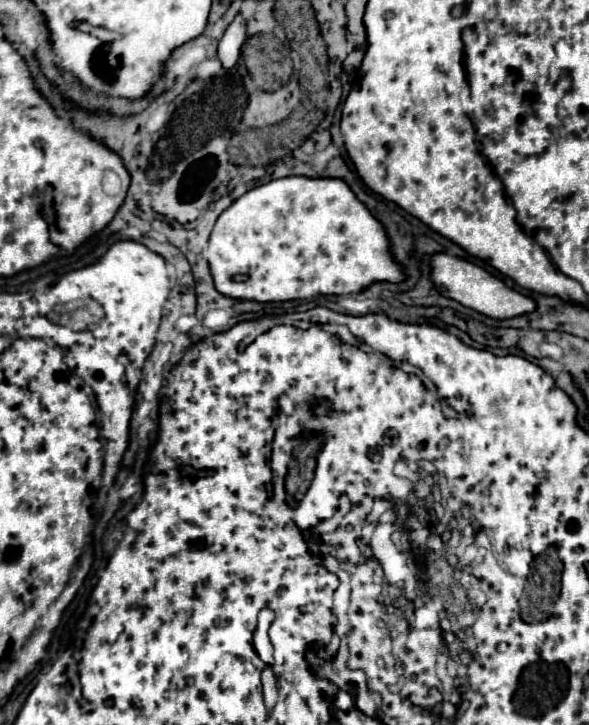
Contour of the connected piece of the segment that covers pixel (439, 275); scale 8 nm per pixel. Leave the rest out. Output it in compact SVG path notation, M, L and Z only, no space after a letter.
M436 254L432 256L432 282L438 288L438 292L446 298L452 298L456 302L460 302L466 308L472 308L484 316L490 316L494 320L508 320L508 318L516 318L516 316L524 316L536 310L536 302L508 286L504 286L504 282L492 274L488 274L484 268L456 258L456 256L448 256L448 254Z

